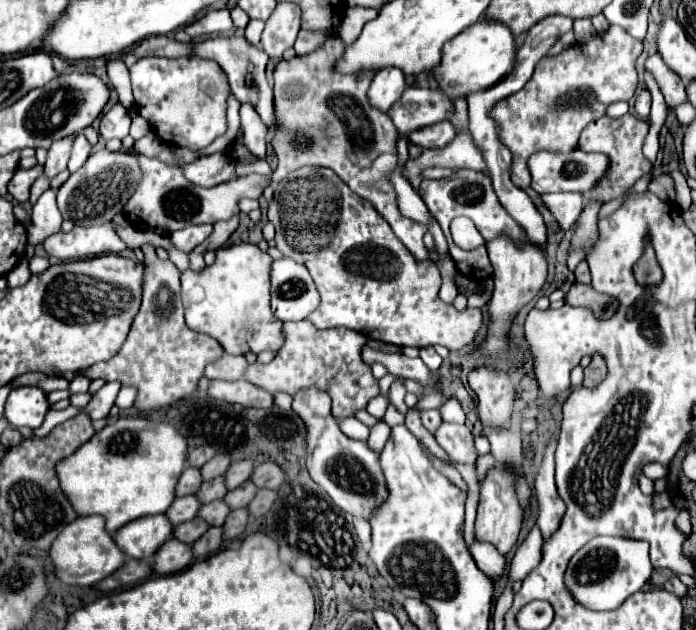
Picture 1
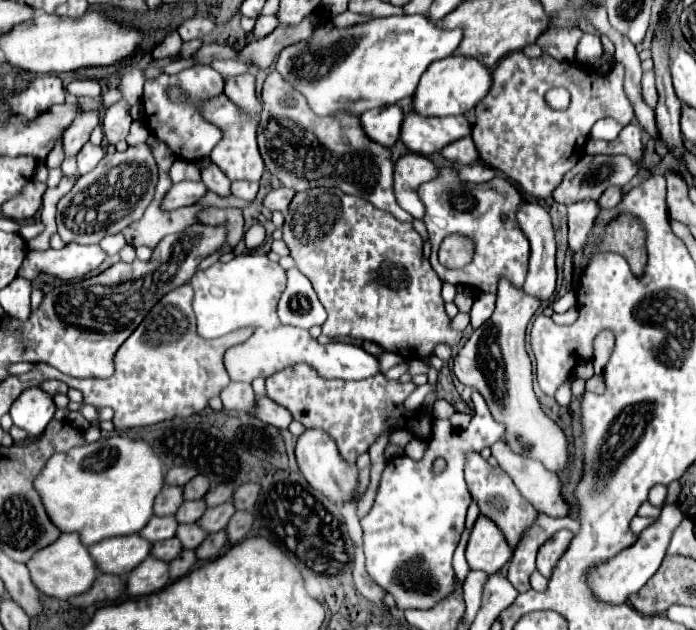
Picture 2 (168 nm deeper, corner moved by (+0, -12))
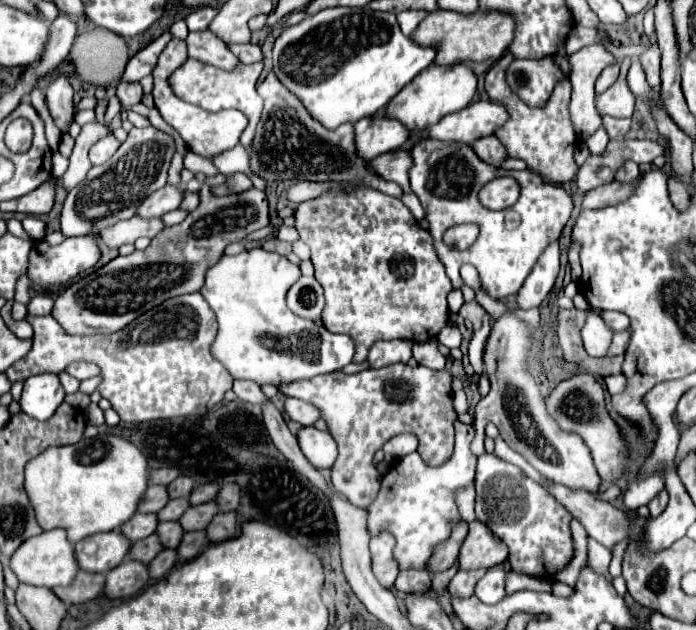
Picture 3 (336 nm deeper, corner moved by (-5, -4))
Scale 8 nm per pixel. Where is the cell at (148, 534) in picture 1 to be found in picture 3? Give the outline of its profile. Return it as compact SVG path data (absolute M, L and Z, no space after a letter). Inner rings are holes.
M111 530L103 534L93 534L87 540L79 540L75 544L75 560L85 572L109 572L117 568L125 560L125 552L129 552L129 540L121 534L121 530Z

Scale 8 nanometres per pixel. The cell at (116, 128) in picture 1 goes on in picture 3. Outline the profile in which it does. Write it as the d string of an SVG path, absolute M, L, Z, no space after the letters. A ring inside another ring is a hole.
M121 80L117 84L117 96L119 96L119 100L123 104L139 104L141 96L143 96L141 84L139 82L125 82L125 80Z

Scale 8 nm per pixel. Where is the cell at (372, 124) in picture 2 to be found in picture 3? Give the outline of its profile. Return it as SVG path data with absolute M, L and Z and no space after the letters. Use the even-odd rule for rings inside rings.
M371 116L355 124L355 152L363 160L397 150L409 138L409 130L385 116Z

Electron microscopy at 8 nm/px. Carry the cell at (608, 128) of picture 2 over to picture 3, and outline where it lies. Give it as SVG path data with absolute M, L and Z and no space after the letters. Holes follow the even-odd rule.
M599 128L585 144L589 146L589 150L591 150L591 154L603 154L605 152L605 148L607 148L607 142L609 142L609 136L607 136L607 132L603 130L603 128Z

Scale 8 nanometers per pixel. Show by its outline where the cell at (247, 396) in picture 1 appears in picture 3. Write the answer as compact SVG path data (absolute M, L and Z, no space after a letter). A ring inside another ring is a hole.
M287 398L285 410L301 426L311 426L321 418L321 410L317 406L309 404L305 400L299 400L299 398Z

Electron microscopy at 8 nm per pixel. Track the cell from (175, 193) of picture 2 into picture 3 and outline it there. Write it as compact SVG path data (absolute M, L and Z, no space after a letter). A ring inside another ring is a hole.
M165 186L157 192L153 192L151 196L147 196L141 206L137 208L137 216L141 218L161 218L165 212L171 212L175 208L179 208L183 200L183 192L177 190L175 186Z

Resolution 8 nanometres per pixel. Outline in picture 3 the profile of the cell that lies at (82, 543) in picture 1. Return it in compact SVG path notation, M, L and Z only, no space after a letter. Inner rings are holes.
M61 528L41 532L39 536L25 540L25 544L21 544L13 552L13 556L9 560L9 568L15 572L19 582L31 584L31 586L45 586L45 588L69 586L73 582L73 576L79 570L77 560L75 560L75 552L73 552L73 544L67 540L65 530L61 530Z

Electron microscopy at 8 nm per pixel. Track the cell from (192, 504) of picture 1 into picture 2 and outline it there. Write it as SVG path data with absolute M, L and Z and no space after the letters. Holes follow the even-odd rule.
M154 516L146 524L146 528L140 530L140 536L144 536L146 540L152 540L152 542L160 542L160 540L174 538L176 530L178 530L176 516Z

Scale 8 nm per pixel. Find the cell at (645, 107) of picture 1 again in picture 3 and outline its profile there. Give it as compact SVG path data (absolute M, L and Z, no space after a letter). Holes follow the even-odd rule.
M651 44L641 56L639 56L639 62L643 66L643 72L647 76L647 82L649 86L653 88L659 88L661 86L661 50L657 44Z

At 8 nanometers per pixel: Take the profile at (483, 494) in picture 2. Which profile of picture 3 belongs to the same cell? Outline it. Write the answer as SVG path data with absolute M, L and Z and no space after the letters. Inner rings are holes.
M483 454L479 458L475 484L475 516L501 542L507 544L507 562L511 564L511 570L531 578L555 582L557 572L567 568L573 560L573 538L569 530L573 516L567 512L567 508L545 492L545 488L525 476L521 468L497 458L495 454Z

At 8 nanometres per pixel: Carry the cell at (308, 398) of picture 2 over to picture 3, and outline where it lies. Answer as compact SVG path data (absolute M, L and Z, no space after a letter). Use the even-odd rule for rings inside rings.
M399 362L357 374L331 372L311 380L299 380L281 386L281 392L321 408L339 448L337 460L331 466L331 484L359 508L369 508L381 488L381 474L373 466L373 456L389 438L403 432L417 436L417 452L429 466L443 464L449 452L453 452L453 422L457 420L457 412L453 408L451 374L447 370L411 368Z

